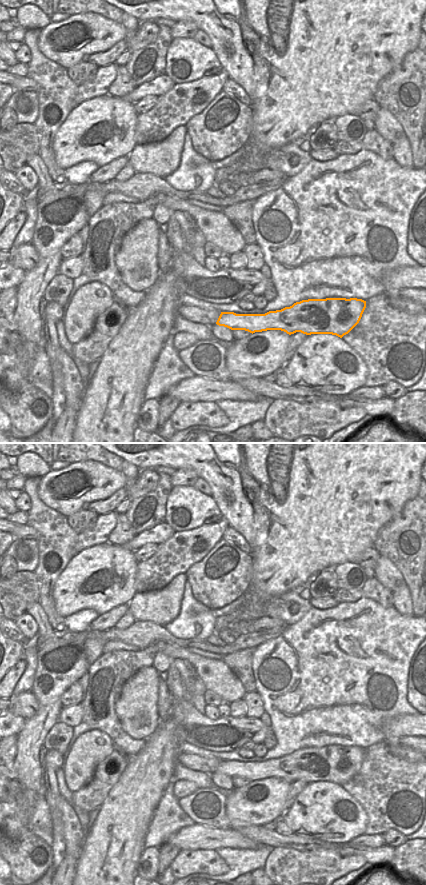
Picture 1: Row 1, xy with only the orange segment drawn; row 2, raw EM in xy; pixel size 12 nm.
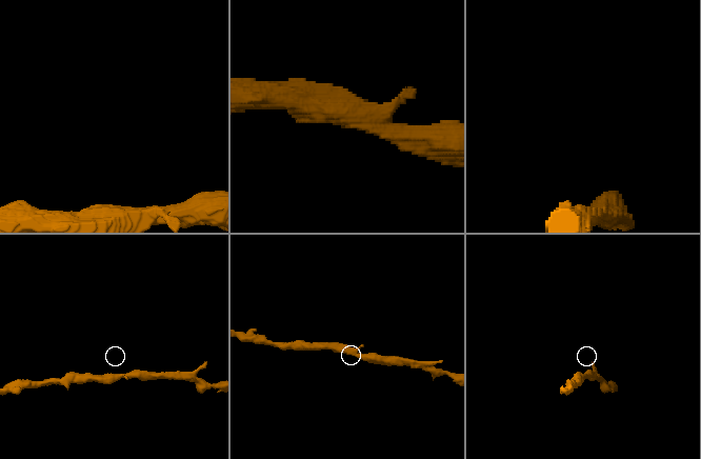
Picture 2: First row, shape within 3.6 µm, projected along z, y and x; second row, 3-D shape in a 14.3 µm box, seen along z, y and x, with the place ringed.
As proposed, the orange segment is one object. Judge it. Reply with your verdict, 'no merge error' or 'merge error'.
no merge error

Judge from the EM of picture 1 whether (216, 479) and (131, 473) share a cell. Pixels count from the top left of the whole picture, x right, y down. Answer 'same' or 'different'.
different

